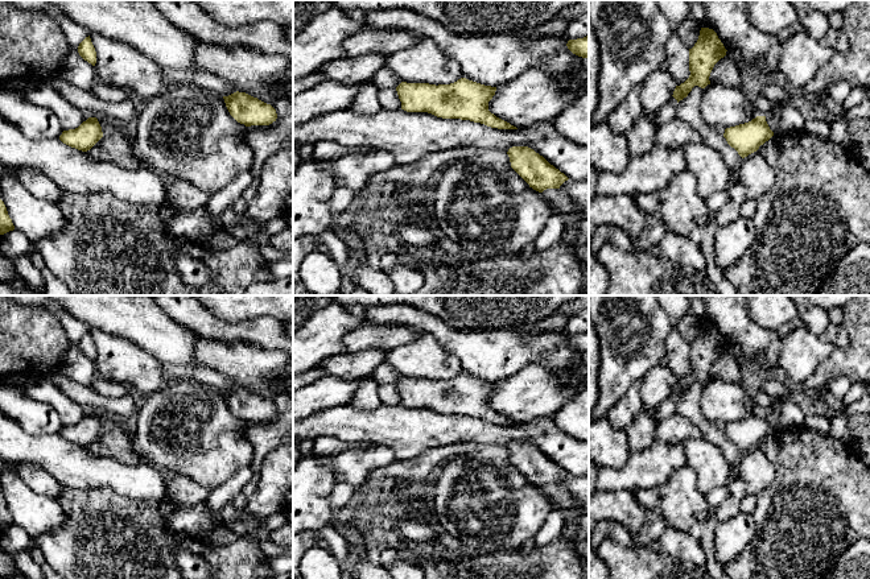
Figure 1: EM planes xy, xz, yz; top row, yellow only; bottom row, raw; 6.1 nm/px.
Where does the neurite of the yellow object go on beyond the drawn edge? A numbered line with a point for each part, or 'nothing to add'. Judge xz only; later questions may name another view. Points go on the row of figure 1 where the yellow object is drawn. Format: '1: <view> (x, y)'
1: xz (560, 202)

